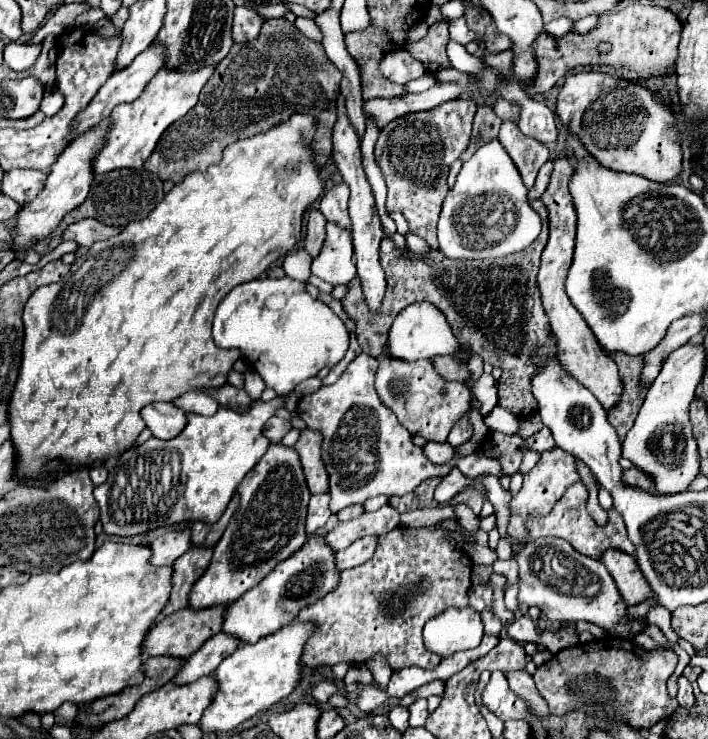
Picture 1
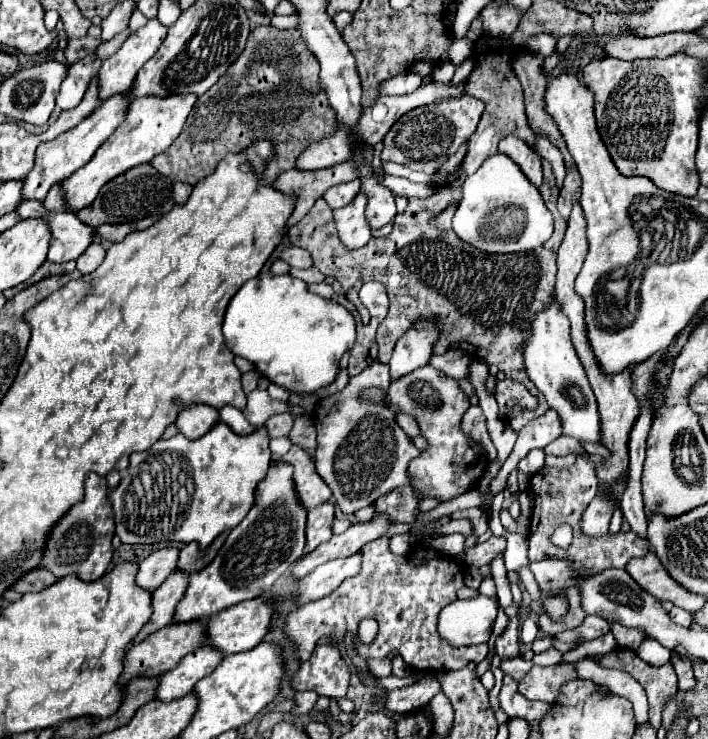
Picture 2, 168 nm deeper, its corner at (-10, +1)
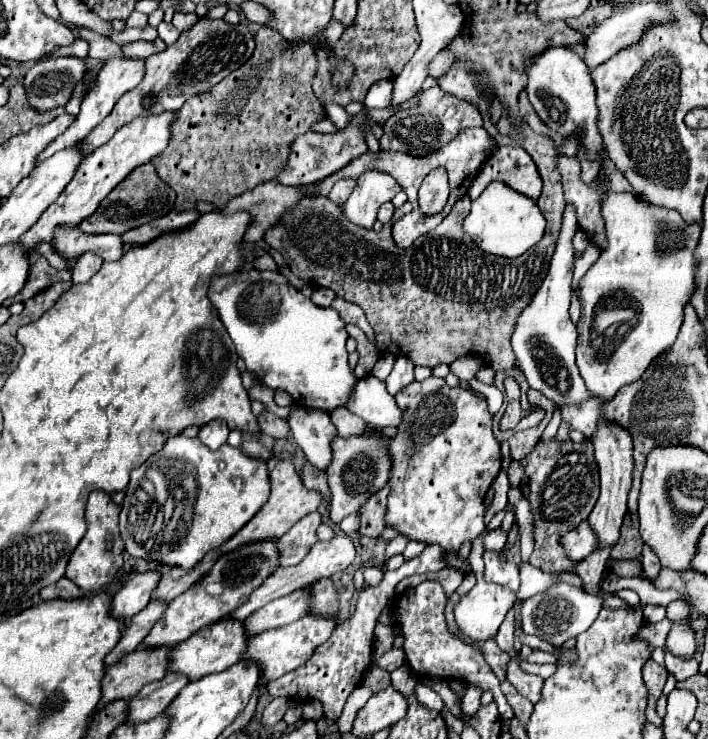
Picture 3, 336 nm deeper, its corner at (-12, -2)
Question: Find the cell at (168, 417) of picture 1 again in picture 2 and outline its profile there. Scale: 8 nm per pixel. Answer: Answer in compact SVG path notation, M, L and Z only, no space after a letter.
M196 406L194 410L182 410L182 414L176 420L176 426L186 438L196 440L218 422L220 422L218 410L214 410L212 406Z

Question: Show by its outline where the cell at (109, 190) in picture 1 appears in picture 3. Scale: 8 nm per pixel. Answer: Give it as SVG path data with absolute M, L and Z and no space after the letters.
M144 163L110 191L110 195L100 203L100 207L94 211L94 215L90 215L88 219L84 219L80 223L80 229L86 233L116 233L116 235L120 235L128 229L140 227L148 221L154 221L156 217L166 215L170 209L174 209L174 199L176 199L174 189L170 185L166 185L164 181L160 181L156 169L150 163Z

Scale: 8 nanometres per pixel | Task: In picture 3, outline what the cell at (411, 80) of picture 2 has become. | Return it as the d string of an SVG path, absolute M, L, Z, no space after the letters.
M382 79L366 95L366 105L368 109L384 109L388 107L388 101L392 101L392 81Z

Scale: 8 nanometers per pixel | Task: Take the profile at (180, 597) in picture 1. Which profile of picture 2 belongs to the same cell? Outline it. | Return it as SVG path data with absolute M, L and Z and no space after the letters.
M174 572L170 574L170 578L166 578L166 582L162 582L162 586L158 586L152 592L152 618L142 626L142 630L134 638L134 644L142 642L148 634L172 624L174 608L180 602L182 594L186 592L188 582L190 582L190 574Z

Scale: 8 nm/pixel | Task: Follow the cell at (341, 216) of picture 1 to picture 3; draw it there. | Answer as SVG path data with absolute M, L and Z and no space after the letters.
M340 179L334 187L332 187L332 191L330 191L330 195L328 195L328 199L334 203L334 205L344 205L346 203L346 199L350 197L350 193L352 193L352 189L354 189L354 179Z

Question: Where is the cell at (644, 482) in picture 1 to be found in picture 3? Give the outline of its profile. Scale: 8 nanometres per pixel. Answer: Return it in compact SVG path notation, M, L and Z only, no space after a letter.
M582 521L576 529L570 529L568 533L564 533L562 543L568 557L574 561L580 561L596 549L596 533L592 533L588 521Z

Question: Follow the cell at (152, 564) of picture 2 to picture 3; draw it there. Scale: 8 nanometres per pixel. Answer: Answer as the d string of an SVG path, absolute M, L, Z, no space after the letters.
M144 571L144 573L136 573L116 595L112 601L112 615L118 619L130 619L134 617L138 611L142 611L154 589L160 583L160 573L158 571Z

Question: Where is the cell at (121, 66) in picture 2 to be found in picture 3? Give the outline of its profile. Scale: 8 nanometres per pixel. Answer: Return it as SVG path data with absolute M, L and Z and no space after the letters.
M112 57L112 59L108 59L106 65L100 69L94 87L92 87L92 89L88 91L88 95L84 97L76 121L74 121L74 123L72 123L72 125L70 125L70 127L60 135L60 137L56 137L54 143L50 143L50 145L44 149L44 153L38 155L36 163L44 161L46 157L54 155L54 153L60 151L60 149L66 149L66 147L74 145L76 141L84 139L84 137L86 137L86 135L88 135L88 133L90 133L98 123L102 123L102 119L104 119L112 109L114 109L116 101L118 101L126 91L134 89L134 87L142 81L142 77L144 77L144 61L142 61L142 59L134 59L134 57Z

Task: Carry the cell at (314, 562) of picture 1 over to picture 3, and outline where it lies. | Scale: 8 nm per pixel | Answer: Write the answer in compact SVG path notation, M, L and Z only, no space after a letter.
M226 617L222 621L216 621L208 627L198 629L192 637L178 643L172 651L170 671L186 673L190 681L196 681L208 673L218 673L218 671L224 671L226 667L238 663L244 655L246 645L248 645L248 635L244 633L244 623L242 621L228 621L228 617Z

